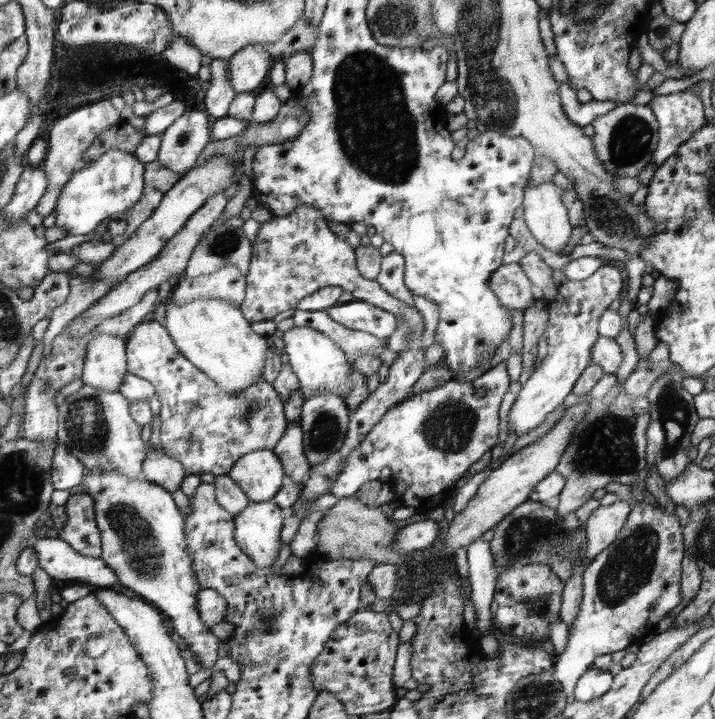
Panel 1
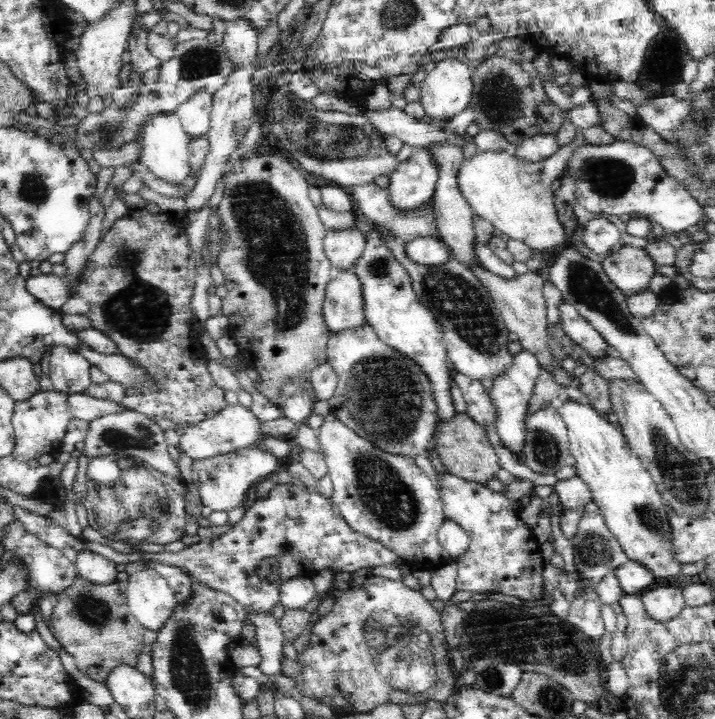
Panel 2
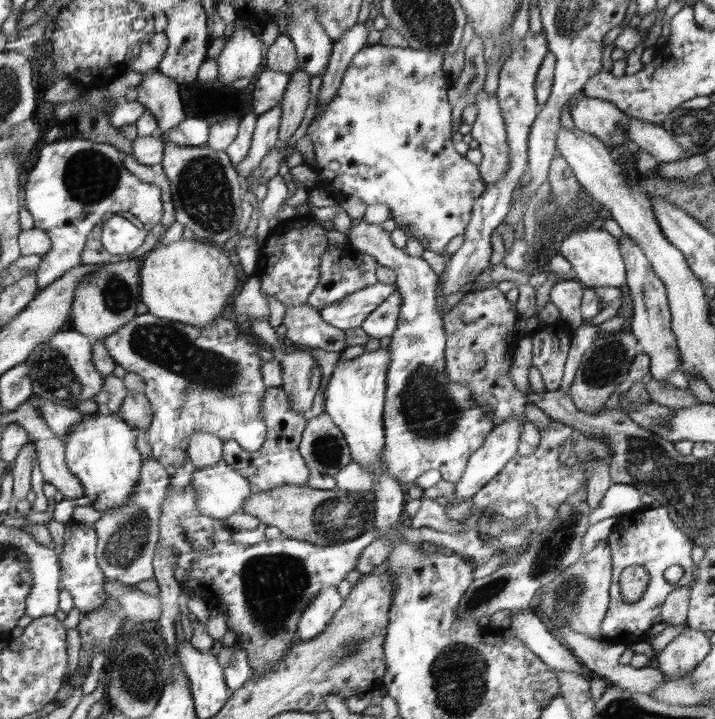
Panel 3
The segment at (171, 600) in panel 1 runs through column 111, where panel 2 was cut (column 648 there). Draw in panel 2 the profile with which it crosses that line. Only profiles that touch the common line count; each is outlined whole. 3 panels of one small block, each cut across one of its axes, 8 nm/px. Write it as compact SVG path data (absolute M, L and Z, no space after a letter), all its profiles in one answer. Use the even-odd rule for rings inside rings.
M568 397L563 403L557 404L557 412L565 422L569 434L570 454L574 458L573 466L577 475L588 484L596 507L605 519L607 528L618 540L621 550L626 552L628 561L638 562L641 566L652 570L655 580L665 580L669 583L682 581L681 565L673 560L670 545L670 530L668 526L668 511L660 495L652 475L644 468L641 460L628 446L622 429L604 418L590 403L581 404Z

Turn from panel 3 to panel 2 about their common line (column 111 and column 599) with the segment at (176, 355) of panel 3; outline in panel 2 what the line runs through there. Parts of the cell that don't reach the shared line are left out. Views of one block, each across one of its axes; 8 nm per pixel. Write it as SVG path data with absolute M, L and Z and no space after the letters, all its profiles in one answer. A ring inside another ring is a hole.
M562 300L559 312L559 320L561 320L565 334L571 338L572 342L584 348L589 356L595 359L608 352L613 353L612 348L601 338L601 334L578 314L574 306Z

